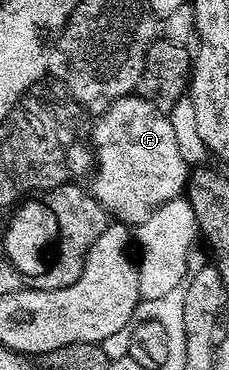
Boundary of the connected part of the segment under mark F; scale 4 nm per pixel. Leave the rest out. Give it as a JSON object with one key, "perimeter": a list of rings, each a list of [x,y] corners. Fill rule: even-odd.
{"perimeter":[[[131,93],[117,99],[95,119],[96,123],[94,125],[93,122],[90,129],[90,145],[94,154],[92,193],[109,216],[129,227],[137,227],[160,205],[183,194],[190,177],[190,167],[178,150],[169,118],[142,96]]]}

